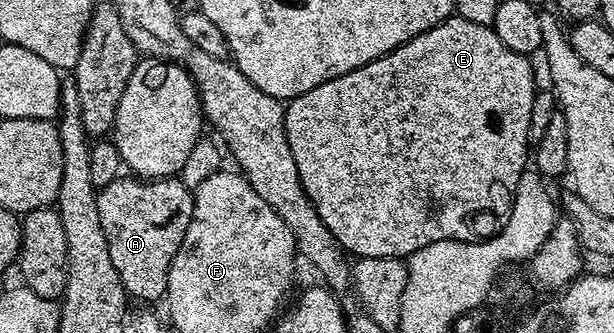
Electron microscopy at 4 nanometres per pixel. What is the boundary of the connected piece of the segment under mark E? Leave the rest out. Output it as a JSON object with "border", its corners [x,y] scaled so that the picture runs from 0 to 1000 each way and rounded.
{"border":[[[736,51],[673,111],[664,129],[655,129],[634,162],[578,201],[568,219],[542,243],[529,243],[529,255],[516,255],[516,267],[503,267],[503,279],[490,279],[490,291],[472,300],[464,321],[464,399],[471,411],[471,447],[477,447],[477,483],[484,483],[484,520],[490,520],[490,556],[497,556],[503,604],[510,604],[516,640],[523,640],[523,664],[529,664],[536,700],[542,700],[560,757],[586,778],[634,772],[661,781],[673,760],[692,748],[692,736],[705,736],[712,724],[743,718],[752,730],[772,730],[813,703],[829,664],[839,571],[845,565],[852,517],[862,502],[863,342],[873,276],[860,168],[822,147],[805,78]]]}

